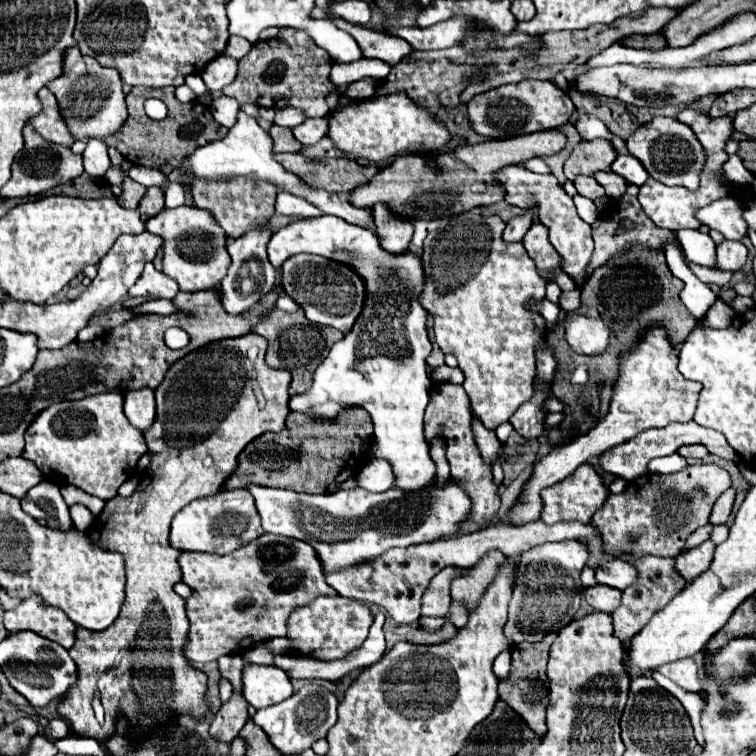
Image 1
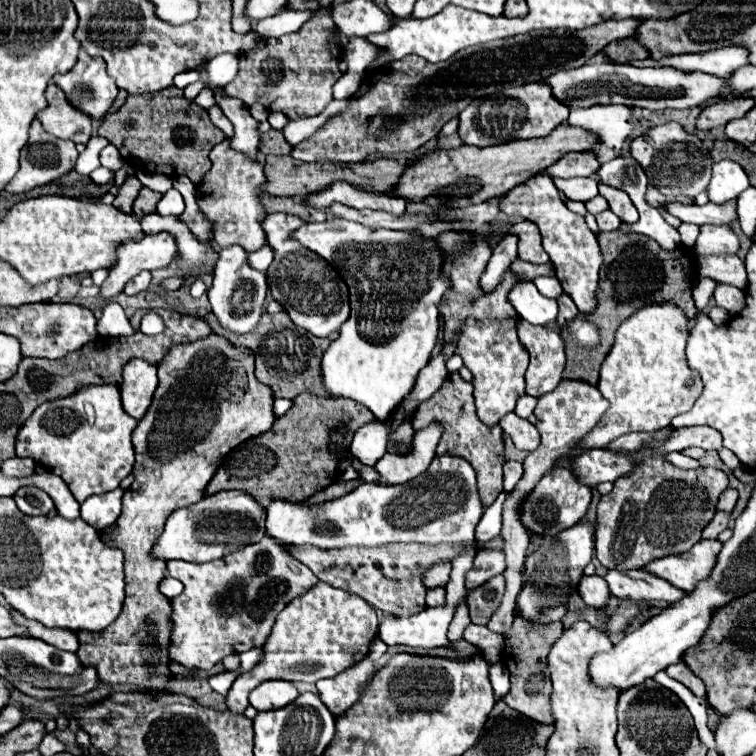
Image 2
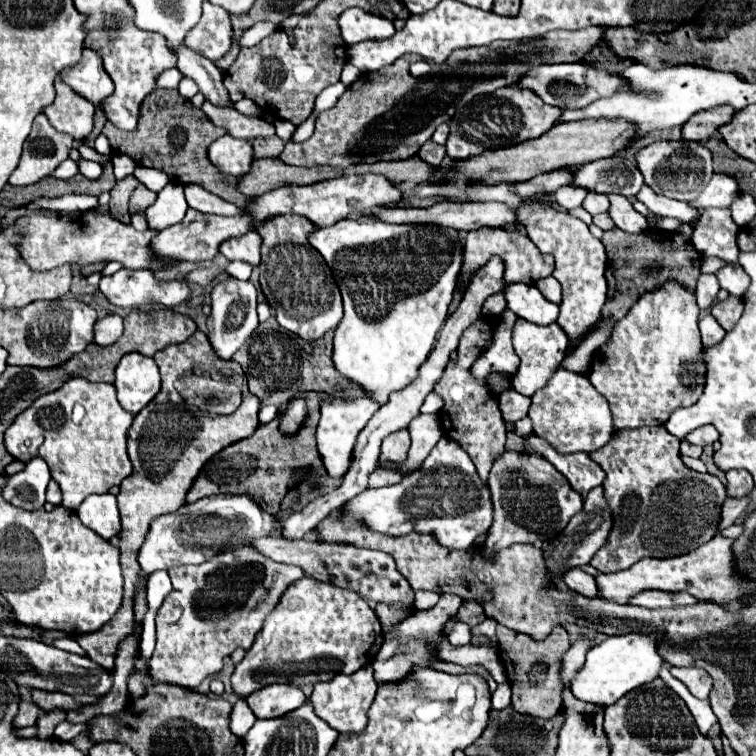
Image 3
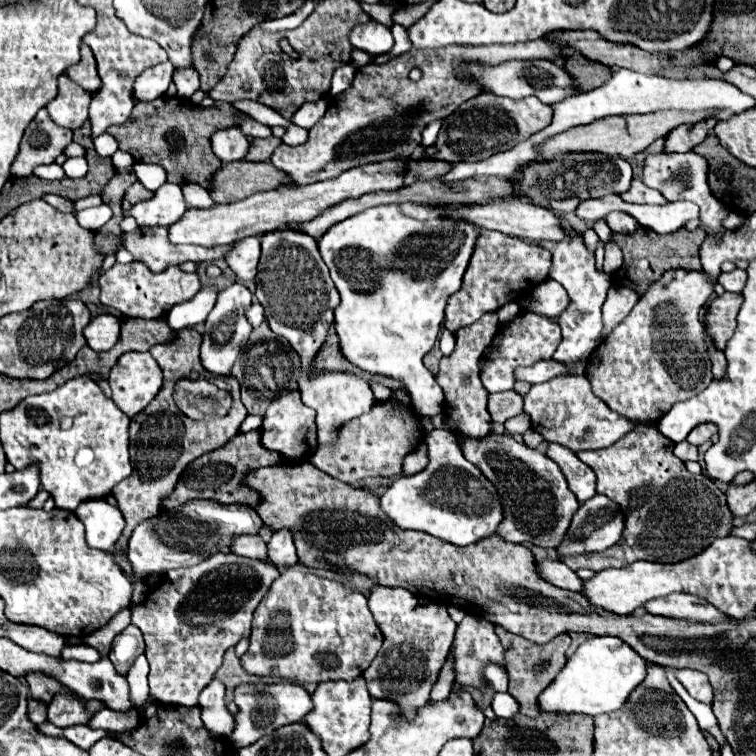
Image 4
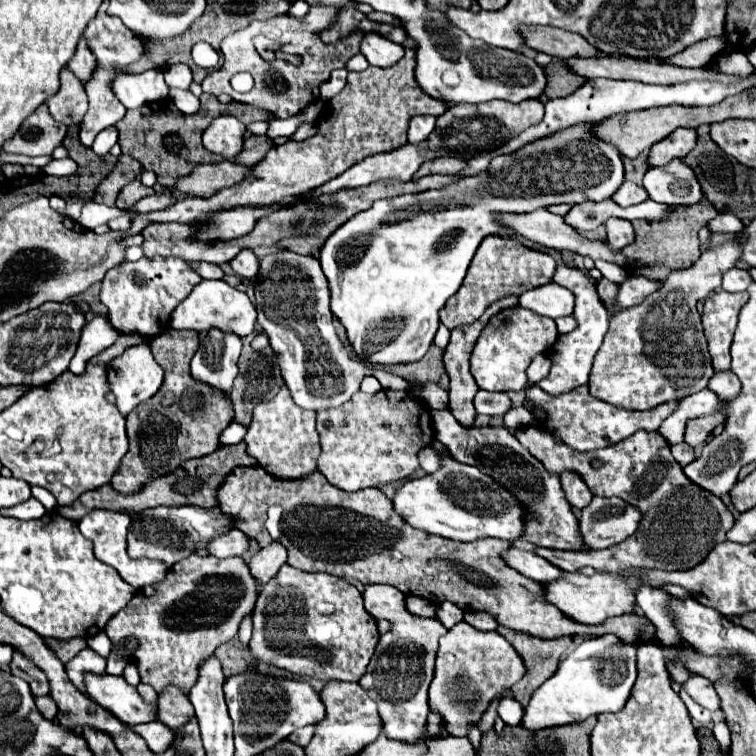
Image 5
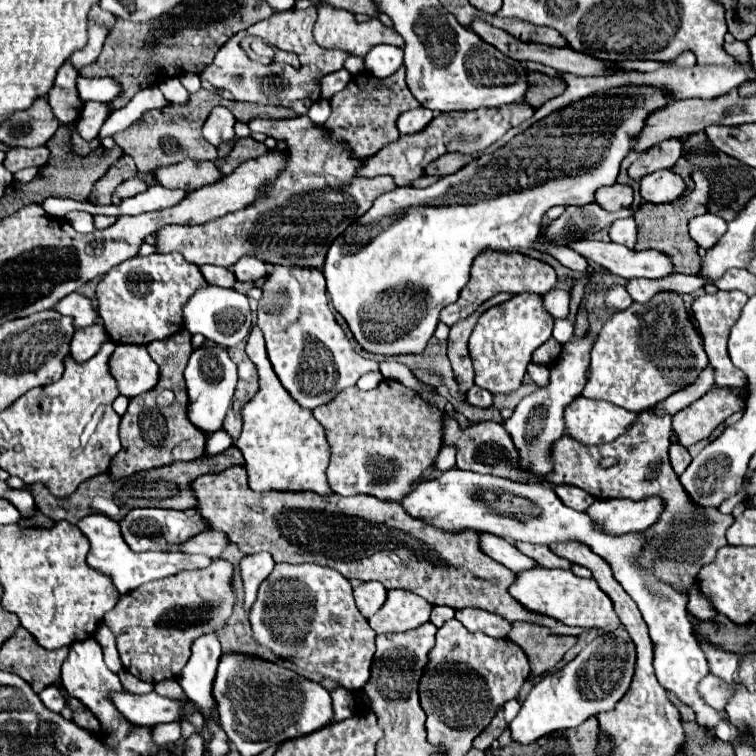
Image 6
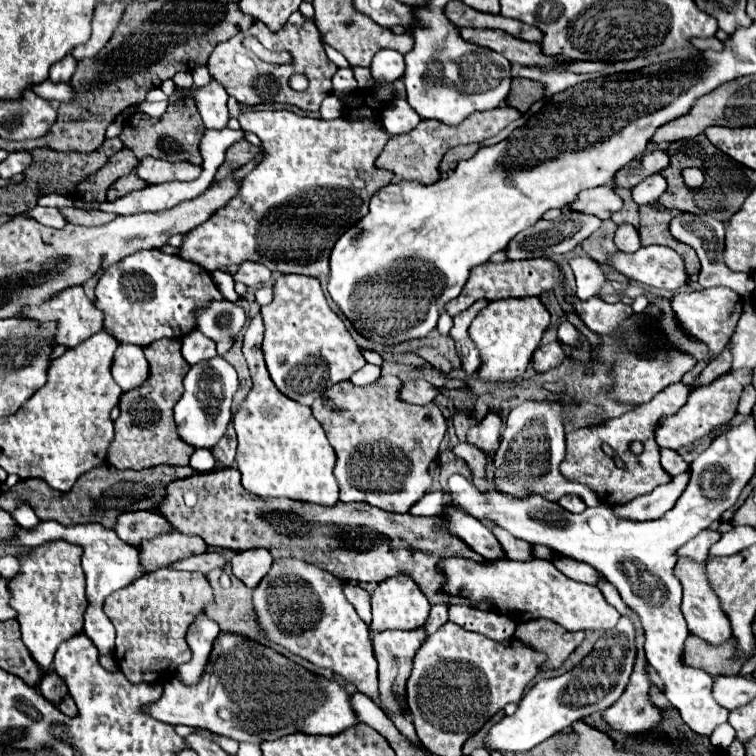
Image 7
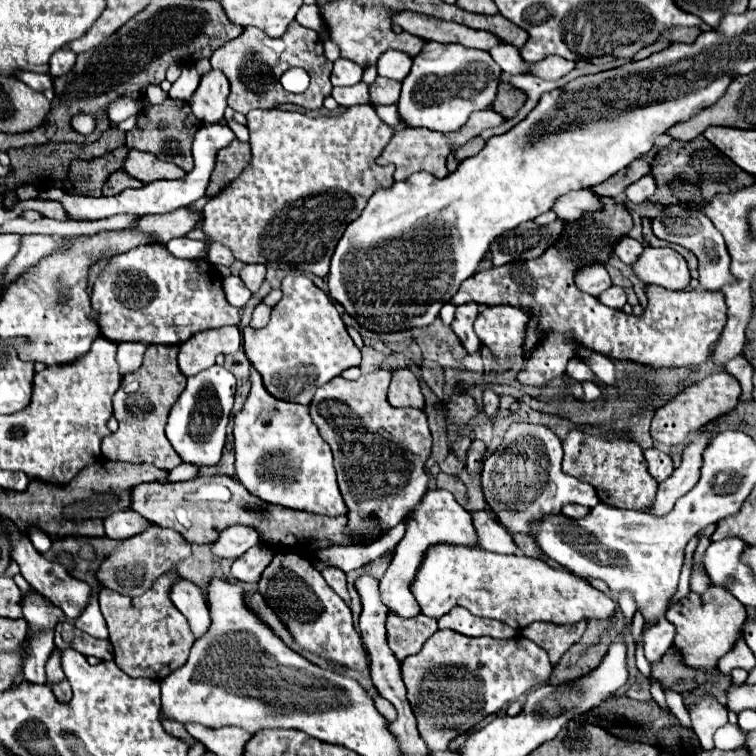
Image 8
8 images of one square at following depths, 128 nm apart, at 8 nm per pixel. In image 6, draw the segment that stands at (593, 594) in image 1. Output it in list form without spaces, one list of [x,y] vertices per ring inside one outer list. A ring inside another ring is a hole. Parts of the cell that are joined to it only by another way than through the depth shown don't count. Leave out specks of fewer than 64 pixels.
[[[488,532],[480,534],[480,548],[484,548],[486,556],[492,556],[496,562],[504,564],[512,572],[522,572],[522,570],[536,566],[534,560],[528,560],[528,556],[520,554],[508,540],[488,536]]]

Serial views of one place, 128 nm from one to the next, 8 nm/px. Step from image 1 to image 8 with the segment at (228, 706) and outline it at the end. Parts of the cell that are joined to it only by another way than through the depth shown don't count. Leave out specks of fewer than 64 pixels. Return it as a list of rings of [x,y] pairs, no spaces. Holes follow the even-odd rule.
[[[278,552],[268,564],[266,572],[258,582],[258,590],[268,600],[268,604],[276,610],[278,618],[288,626],[294,640],[326,658],[334,660],[346,668],[358,670],[362,674],[370,674],[366,664],[366,652],[360,636],[354,630],[352,614],[346,602],[326,584],[322,574],[312,566],[312,562],[294,552]],[[378,696],[378,698],[374,698],[374,702],[376,702],[378,712],[380,712],[386,720],[389,722],[394,722],[394,720],[396,720],[396,710],[394,710],[394,706],[392,706],[388,700],[384,700],[382,696]]]

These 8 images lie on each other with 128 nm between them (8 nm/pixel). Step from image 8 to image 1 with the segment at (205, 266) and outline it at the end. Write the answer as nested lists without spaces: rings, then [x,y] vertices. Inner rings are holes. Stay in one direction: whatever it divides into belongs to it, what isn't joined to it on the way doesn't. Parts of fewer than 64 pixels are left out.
[[[146,264],[142,276],[136,280],[136,284],[130,288],[130,296],[146,296],[146,294],[156,294],[160,298],[168,298],[172,300],[178,292],[178,284],[176,280],[172,280],[170,276],[158,272],[154,268],[154,264]]]

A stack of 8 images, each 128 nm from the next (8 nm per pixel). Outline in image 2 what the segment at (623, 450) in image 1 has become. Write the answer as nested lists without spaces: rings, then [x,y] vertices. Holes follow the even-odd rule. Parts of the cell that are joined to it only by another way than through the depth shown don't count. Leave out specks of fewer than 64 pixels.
[[[692,426],[692,428],[680,428],[680,430],[674,430],[672,436],[664,442],[664,444],[658,444],[658,450],[660,452],[682,452],[684,448],[688,446],[700,446],[704,450],[718,450],[722,448],[722,436],[718,430],[710,428],[710,426]],[[588,450],[570,458],[572,474],[586,486],[598,486],[600,482],[614,482],[618,476],[632,472],[630,460],[610,450]]]

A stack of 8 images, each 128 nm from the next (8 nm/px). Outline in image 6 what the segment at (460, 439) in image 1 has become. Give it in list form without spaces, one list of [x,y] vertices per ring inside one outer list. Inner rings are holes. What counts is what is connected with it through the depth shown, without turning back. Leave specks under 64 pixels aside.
[[[496,294],[492,296],[492,300],[486,300],[472,316],[468,316],[468,320],[458,320],[452,328],[450,328],[450,336],[448,336],[448,358],[452,362],[456,380],[460,384],[460,392],[464,394],[468,388],[474,386],[474,372],[472,372],[472,360],[468,356],[468,336],[472,332],[472,328],[476,326],[476,320],[480,318],[482,312],[486,312],[488,308],[504,302],[512,298],[512,294]]]

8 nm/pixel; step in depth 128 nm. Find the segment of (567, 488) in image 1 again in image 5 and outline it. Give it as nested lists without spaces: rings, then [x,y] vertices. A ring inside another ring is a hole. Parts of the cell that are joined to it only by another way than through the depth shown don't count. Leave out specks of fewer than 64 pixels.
[[[448,408],[432,410],[432,424],[436,430],[436,440],[440,440],[440,444],[444,444],[456,460],[480,468],[480,472],[492,476],[498,484],[508,488],[518,498],[520,504],[524,504],[526,532],[522,540],[556,550],[586,550],[584,540],[580,540],[578,520],[572,512],[572,506],[564,498],[560,478],[556,474],[548,474],[546,468],[540,464],[540,460],[536,460],[508,428],[504,426],[464,428],[452,416],[452,412],[448,412]]]

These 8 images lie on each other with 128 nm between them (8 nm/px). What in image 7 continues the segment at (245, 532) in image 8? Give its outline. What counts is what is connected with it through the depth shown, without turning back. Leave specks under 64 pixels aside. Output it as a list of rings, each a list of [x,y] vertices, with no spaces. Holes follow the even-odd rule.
[[[204,552],[190,558],[184,558],[180,562],[174,562],[170,568],[176,570],[196,570],[196,572],[208,572],[214,568],[222,568],[226,564],[226,556],[222,552]]]

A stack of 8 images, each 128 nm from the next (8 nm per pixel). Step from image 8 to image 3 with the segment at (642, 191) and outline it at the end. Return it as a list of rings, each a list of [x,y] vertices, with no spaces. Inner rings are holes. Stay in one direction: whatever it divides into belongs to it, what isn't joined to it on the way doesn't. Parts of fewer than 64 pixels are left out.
[[[654,142],[636,154],[644,182],[658,194],[674,200],[694,200],[712,178],[712,154],[700,142]],[[730,208],[704,210],[698,218],[698,226],[692,232],[692,244],[702,256],[718,256],[726,262],[738,262],[736,246],[738,226],[732,220]]]

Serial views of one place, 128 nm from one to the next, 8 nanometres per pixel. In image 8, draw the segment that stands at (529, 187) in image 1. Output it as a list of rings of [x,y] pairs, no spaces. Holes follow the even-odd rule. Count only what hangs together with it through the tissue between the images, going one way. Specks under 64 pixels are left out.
[[[516,422],[504,436],[502,446],[484,460],[480,472],[480,488],[484,502],[494,512],[498,524],[502,524],[510,536],[526,534],[532,536],[532,524],[550,514],[560,514],[566,504],[580,504],[594,508],[600,500],[596,490],[568,476],[560,468],[562,462],[562,442],[546,426]]]

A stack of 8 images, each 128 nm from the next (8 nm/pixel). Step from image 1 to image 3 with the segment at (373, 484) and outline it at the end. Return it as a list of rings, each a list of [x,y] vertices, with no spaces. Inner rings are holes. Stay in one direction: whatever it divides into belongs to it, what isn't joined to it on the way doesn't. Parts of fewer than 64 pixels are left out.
[[[418,414],[410,422],[408,432],[412,436],[412,446],[410,446],[408,458],[402,466],[392,466],[394,470],[398,470],[402,474],[410,474],[422,466],[428,452],[436,446],[436,440],[442,438],[442,424],[436,414]]]

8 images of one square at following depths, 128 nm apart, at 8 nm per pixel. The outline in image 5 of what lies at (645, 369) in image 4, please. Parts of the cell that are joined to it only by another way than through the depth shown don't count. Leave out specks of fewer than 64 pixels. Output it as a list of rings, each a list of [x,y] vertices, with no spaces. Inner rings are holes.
[[[738,232],[732,240],[706,250],[694,266],[678,272],[674,270],[664,280],[660,292],[650,294],[642,304],[626,308],[610,318],[608,332],[596,352],[588,380],[594,398],[626,410],[650,410],[708,386],[714,368],[696,302],[720,288],[724,272],[734,268],[740,260],[744,240],[744,232]]]

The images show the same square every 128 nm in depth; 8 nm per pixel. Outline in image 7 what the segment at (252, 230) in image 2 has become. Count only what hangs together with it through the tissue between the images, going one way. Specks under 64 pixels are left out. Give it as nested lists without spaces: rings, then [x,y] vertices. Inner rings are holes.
[[[210,80],[206,86],[196,88],[194,102],[206,128],[224,128],[228,124],[226,100],[226,88],[220,86],[216,80]],[[242,262],[238,272],[234,274],[234,280],[254,288],[254,286],[260,286],[260,284],[270,280],[270,270],[258,262]]]

